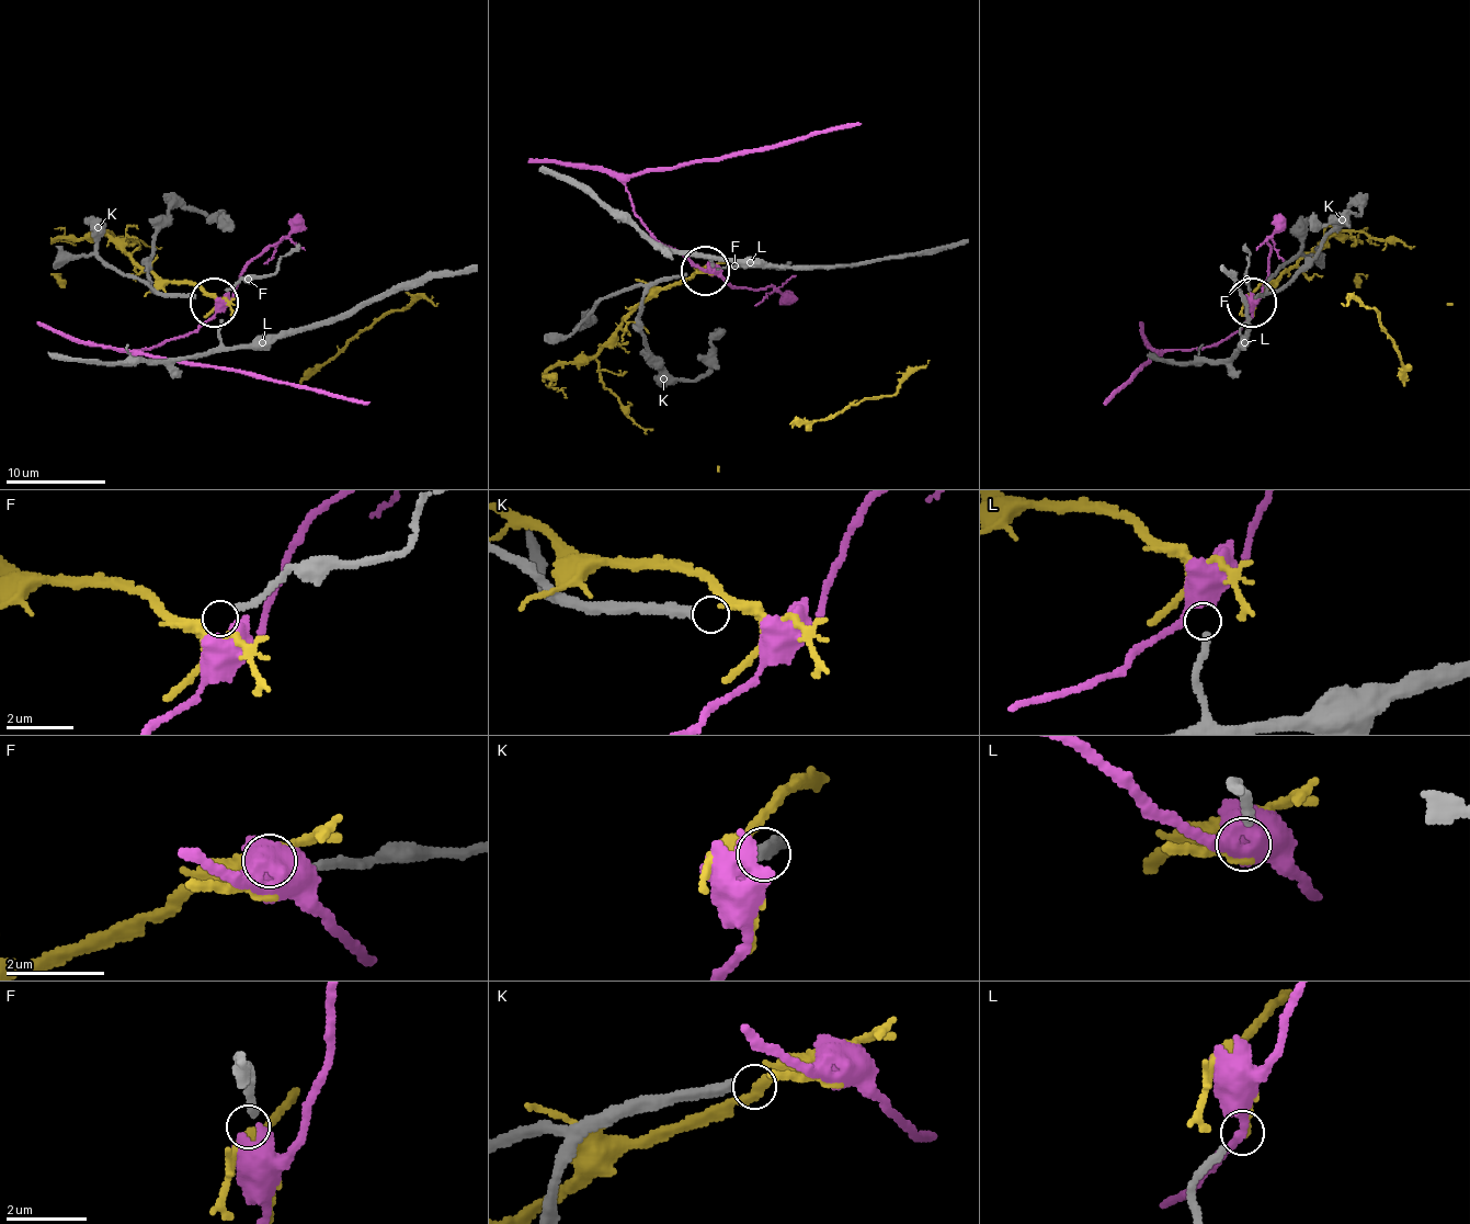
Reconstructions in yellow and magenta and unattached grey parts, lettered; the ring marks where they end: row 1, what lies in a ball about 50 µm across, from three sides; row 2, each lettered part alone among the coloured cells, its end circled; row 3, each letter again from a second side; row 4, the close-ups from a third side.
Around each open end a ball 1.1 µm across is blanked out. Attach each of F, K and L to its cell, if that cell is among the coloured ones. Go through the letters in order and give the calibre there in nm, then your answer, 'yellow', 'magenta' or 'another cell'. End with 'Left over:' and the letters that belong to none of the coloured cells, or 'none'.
F: 170 nm | yellow
K: 280 nm | another cell
L: 190 nm | another cell
Left over: K, L

